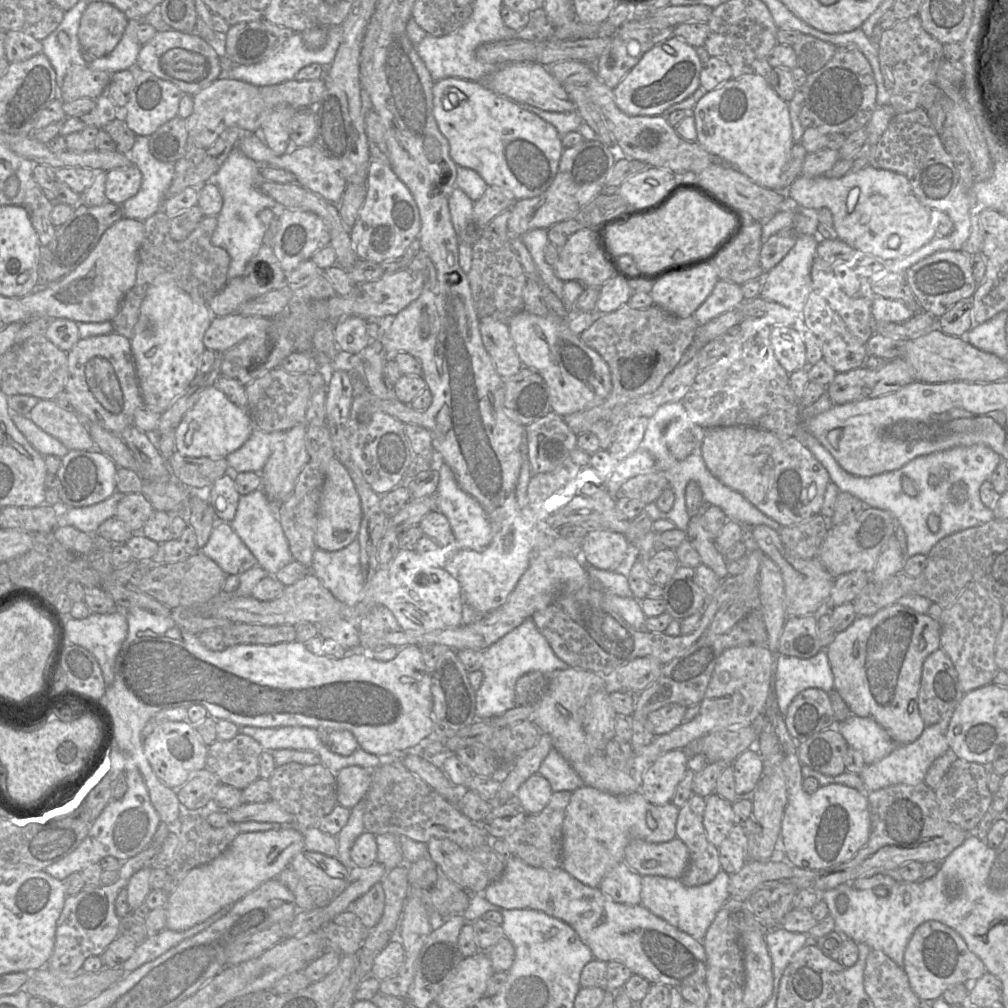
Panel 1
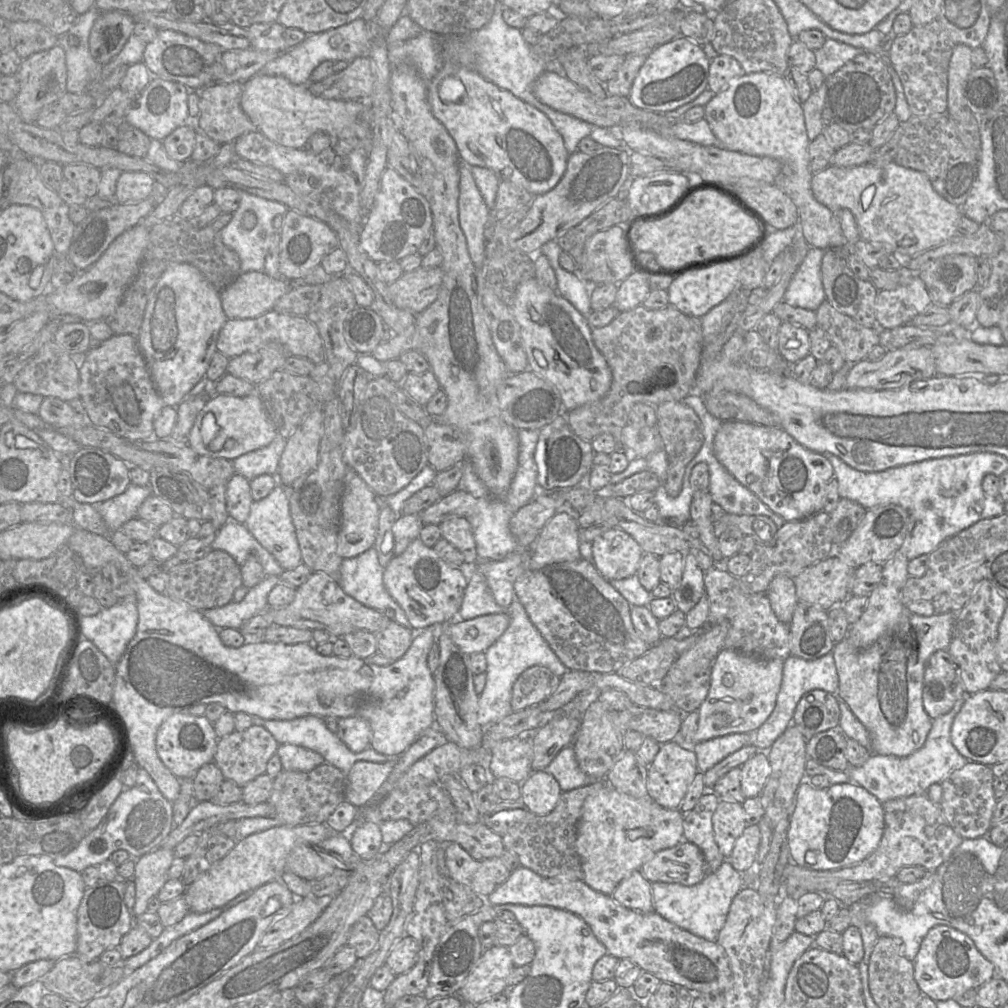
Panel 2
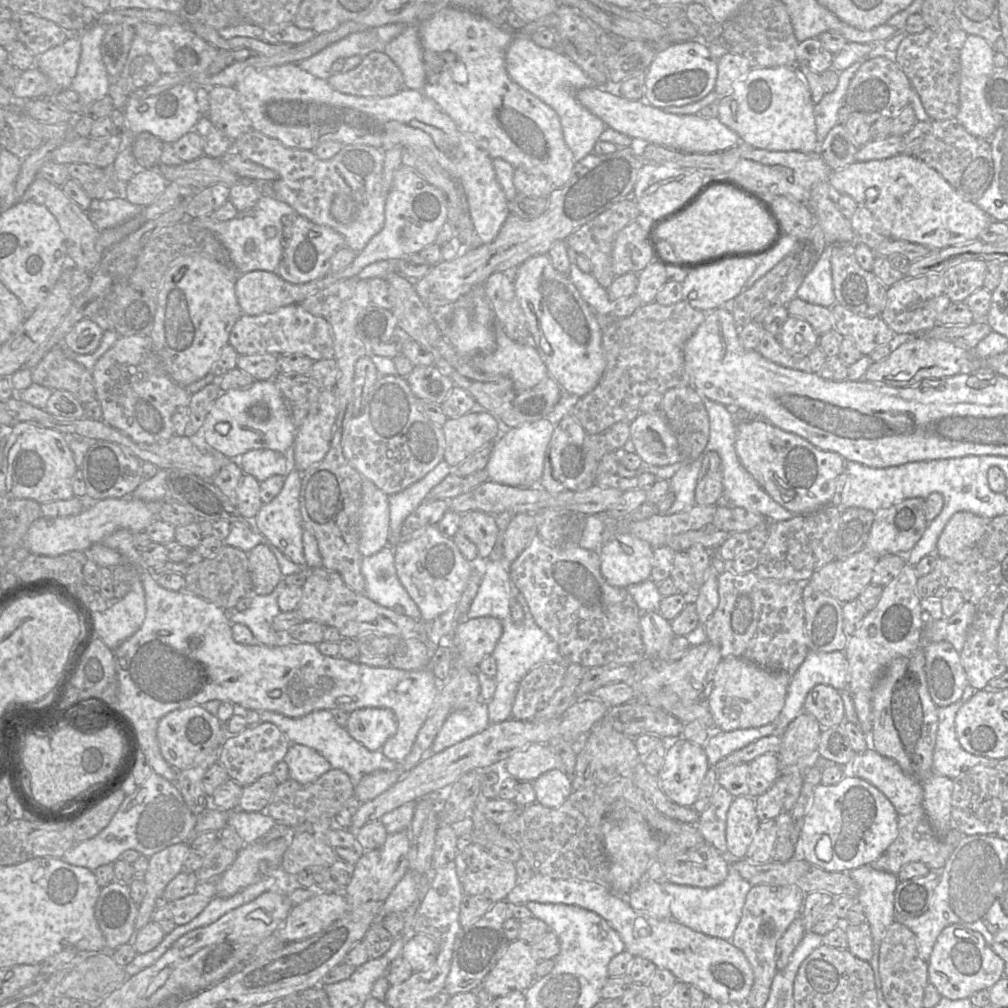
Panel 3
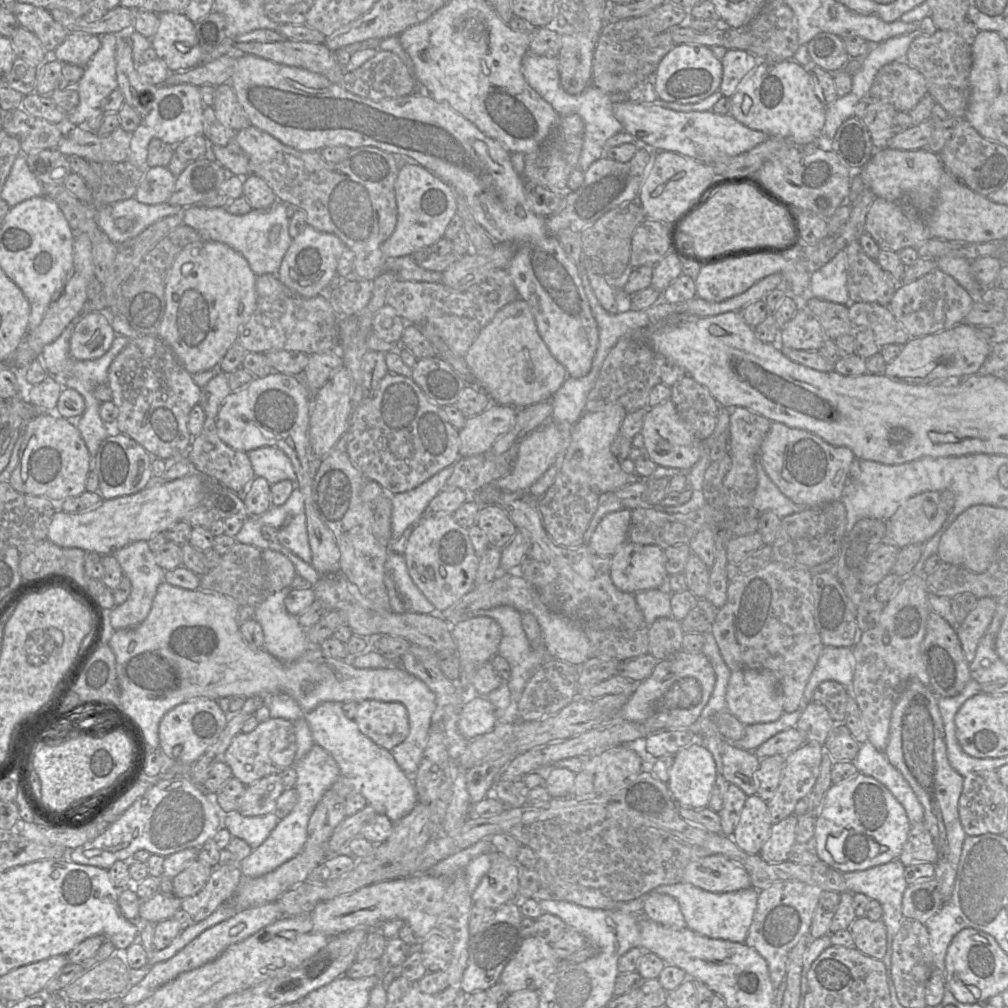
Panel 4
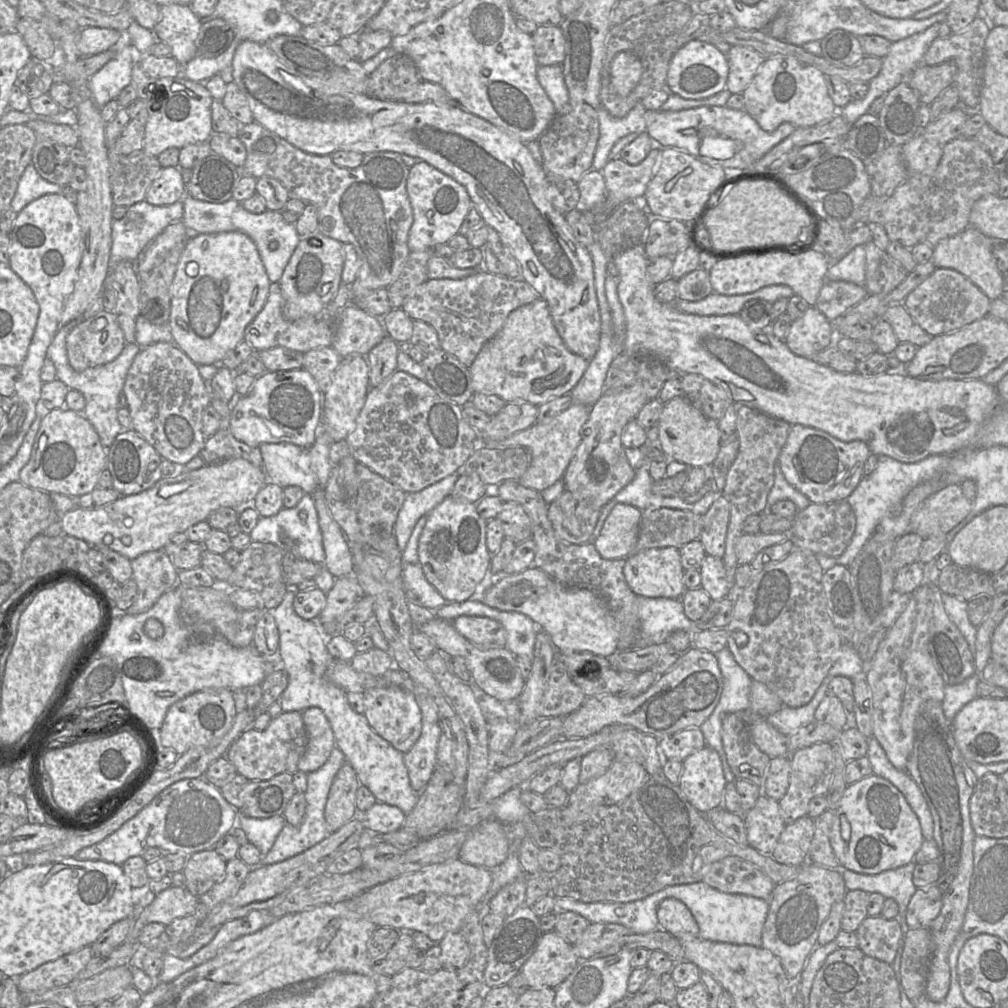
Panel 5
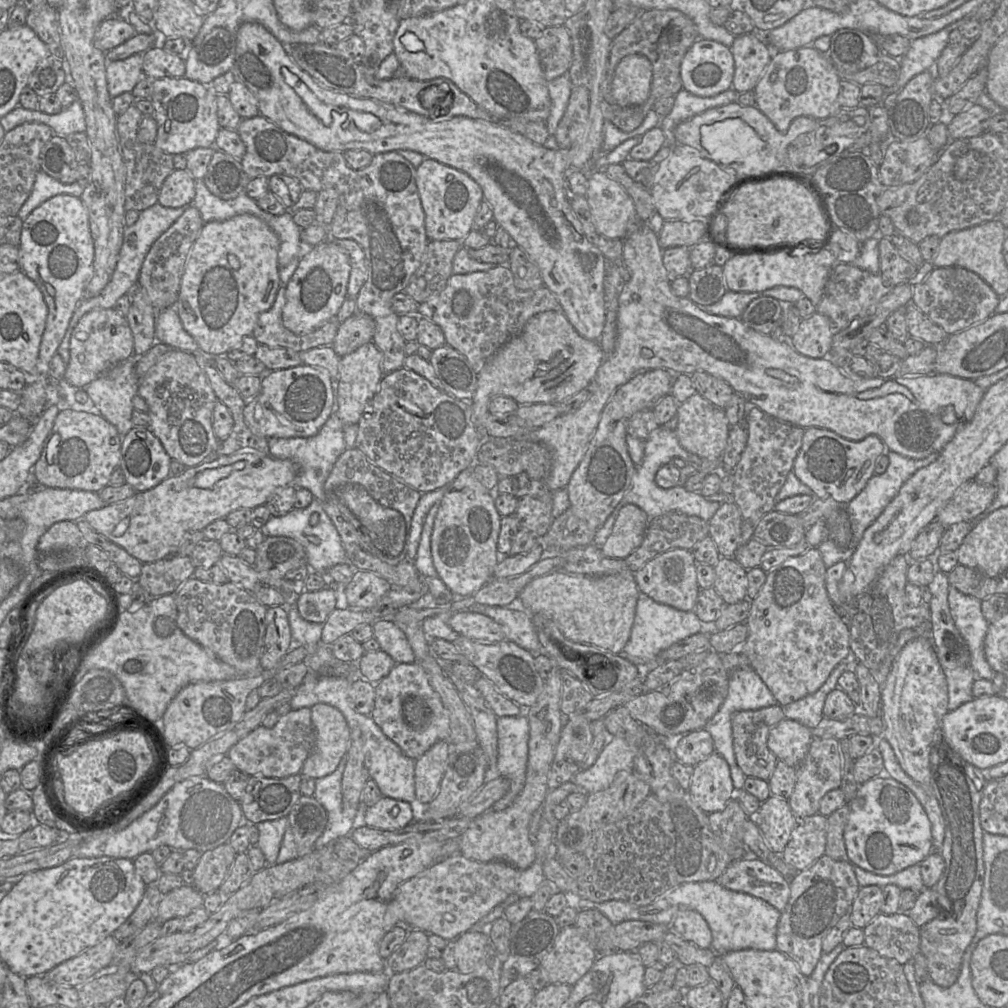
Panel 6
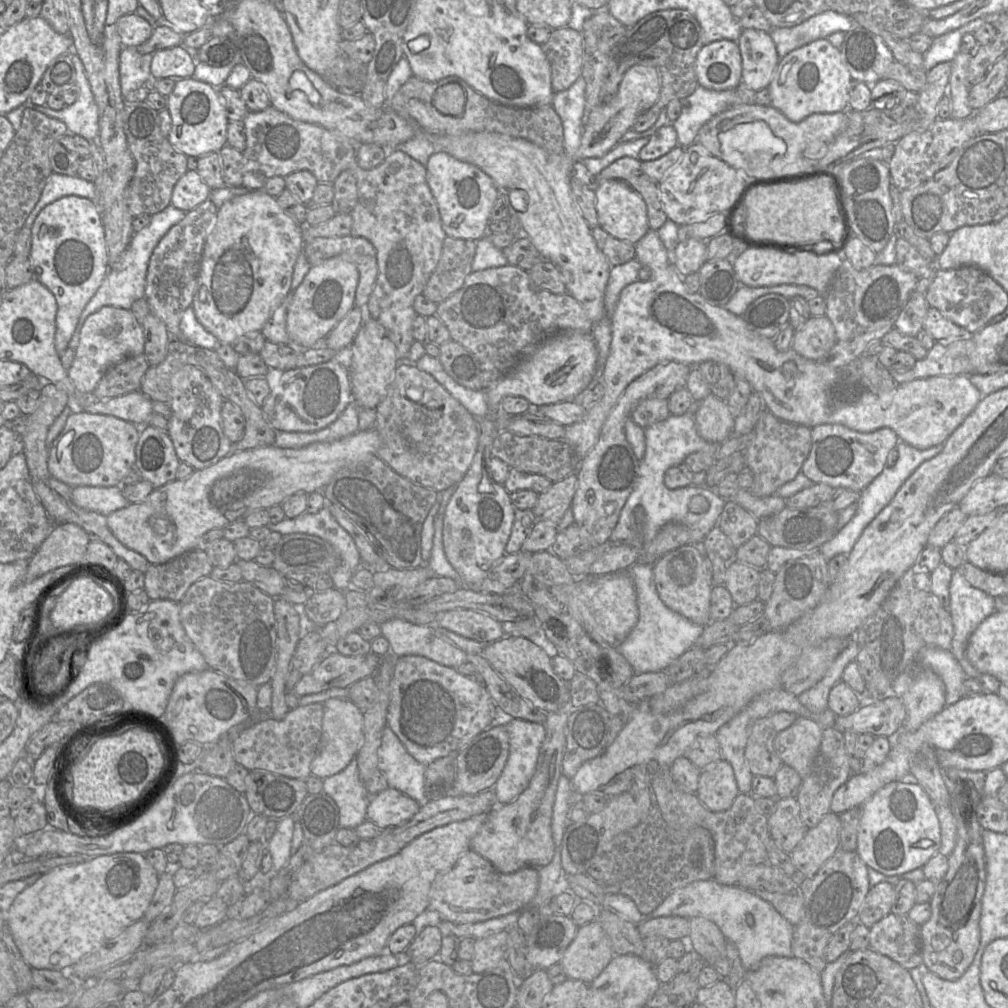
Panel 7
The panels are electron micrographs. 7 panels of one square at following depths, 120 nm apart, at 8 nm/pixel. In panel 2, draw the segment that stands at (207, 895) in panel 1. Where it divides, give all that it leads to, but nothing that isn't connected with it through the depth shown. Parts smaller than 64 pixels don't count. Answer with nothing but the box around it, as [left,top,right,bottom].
[183,824,336,913]

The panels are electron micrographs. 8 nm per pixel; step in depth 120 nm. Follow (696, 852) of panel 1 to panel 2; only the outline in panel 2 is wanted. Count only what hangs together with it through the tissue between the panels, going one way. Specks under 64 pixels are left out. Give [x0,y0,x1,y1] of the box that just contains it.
[683,788,725,873]

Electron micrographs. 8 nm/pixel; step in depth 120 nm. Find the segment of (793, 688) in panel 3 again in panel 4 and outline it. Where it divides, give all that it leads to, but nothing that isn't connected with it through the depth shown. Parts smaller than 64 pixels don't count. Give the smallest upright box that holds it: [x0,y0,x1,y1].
[804,647,854,705]

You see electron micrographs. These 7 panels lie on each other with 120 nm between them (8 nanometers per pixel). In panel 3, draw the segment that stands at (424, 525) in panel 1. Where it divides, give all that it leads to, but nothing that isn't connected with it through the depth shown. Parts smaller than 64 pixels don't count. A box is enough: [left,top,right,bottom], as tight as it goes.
[459,511,500,560]

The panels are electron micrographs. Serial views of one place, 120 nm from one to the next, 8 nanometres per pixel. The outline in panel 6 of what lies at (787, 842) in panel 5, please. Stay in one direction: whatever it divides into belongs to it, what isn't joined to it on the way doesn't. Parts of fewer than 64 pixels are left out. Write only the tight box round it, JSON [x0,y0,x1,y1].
[781,813,827,872]

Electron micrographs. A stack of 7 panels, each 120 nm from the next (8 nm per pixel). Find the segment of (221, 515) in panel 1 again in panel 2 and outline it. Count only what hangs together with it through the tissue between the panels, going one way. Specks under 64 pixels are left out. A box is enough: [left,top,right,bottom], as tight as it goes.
[226,473,253,523]

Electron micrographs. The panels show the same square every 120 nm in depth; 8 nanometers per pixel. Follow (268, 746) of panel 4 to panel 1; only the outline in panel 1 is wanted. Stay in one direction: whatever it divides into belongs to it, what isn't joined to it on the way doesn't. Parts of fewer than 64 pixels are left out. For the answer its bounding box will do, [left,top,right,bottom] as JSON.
[206,733,263,790]

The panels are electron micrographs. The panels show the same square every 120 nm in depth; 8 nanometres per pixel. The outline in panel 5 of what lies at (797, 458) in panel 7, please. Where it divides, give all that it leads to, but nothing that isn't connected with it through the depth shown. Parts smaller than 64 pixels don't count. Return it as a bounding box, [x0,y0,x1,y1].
[721,406,791,572]

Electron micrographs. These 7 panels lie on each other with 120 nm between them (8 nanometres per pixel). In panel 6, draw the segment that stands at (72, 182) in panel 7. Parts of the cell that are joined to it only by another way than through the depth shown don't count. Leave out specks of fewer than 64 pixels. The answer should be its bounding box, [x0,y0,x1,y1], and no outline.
[17,171,84,221]

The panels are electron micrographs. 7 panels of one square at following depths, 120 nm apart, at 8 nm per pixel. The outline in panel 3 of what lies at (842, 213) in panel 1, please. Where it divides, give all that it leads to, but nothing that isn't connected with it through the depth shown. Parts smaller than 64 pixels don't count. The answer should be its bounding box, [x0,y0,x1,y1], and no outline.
[827,154,995,249]

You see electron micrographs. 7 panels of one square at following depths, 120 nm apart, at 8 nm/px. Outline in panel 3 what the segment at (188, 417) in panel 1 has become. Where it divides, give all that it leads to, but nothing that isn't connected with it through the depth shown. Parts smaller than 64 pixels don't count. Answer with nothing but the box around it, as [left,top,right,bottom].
[201,379,296,473]

